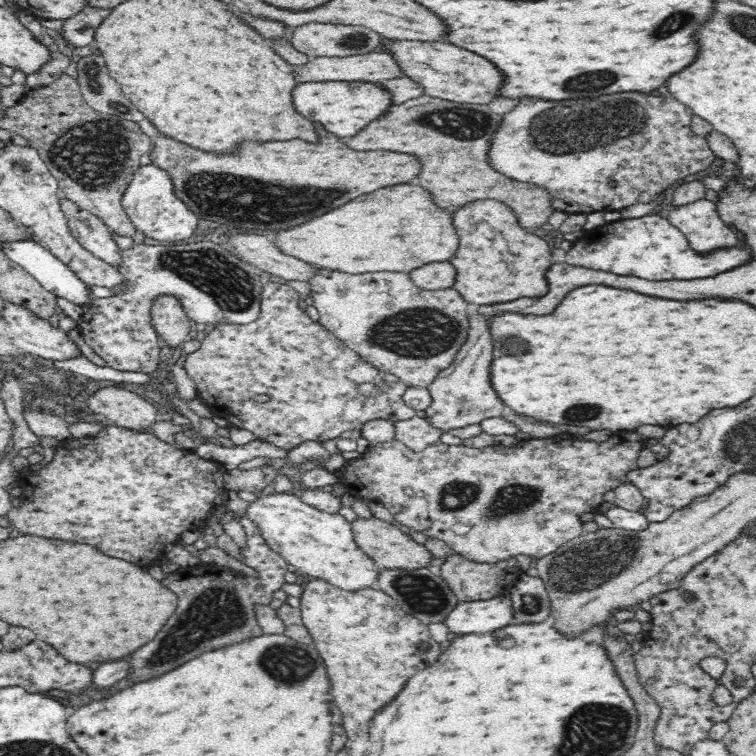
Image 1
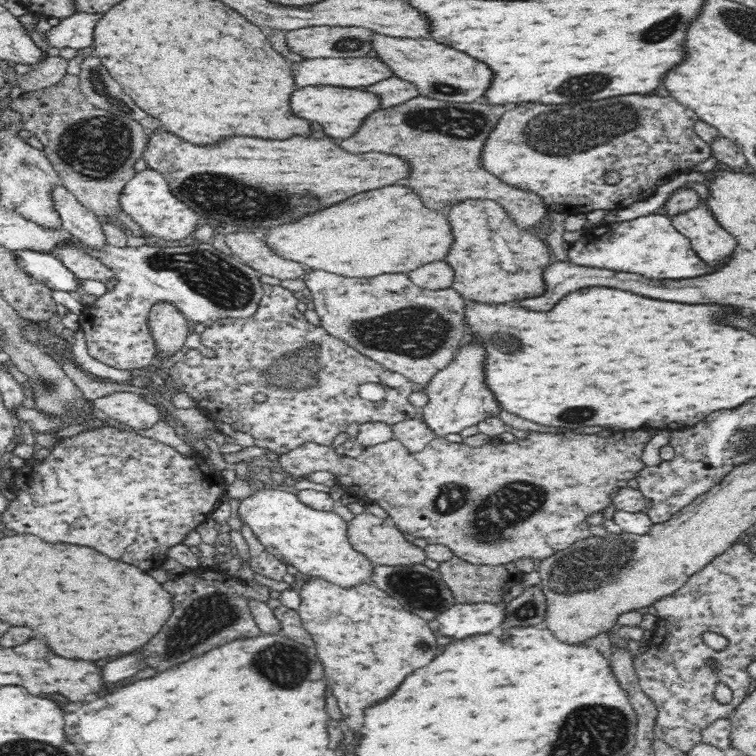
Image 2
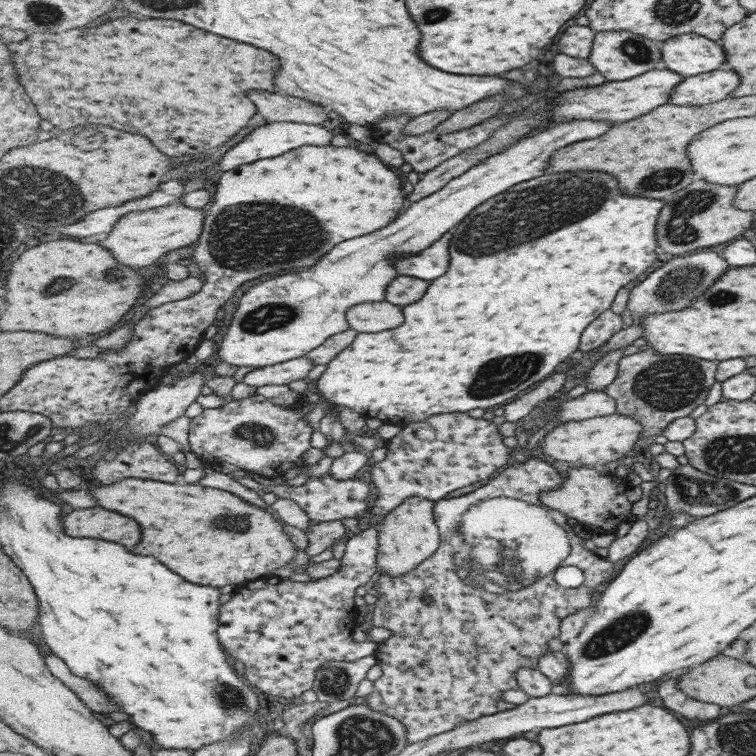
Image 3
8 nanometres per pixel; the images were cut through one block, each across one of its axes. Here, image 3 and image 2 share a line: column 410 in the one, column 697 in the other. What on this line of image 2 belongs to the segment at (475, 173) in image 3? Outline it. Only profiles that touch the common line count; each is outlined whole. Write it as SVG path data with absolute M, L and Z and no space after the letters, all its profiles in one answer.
M696 208L686 214L671 218L672 224L686 238L690 239L692 248L710 268L718 270L720 262L728 258L734 250L734 238L728 236L718 224L714 224L706 208Z

